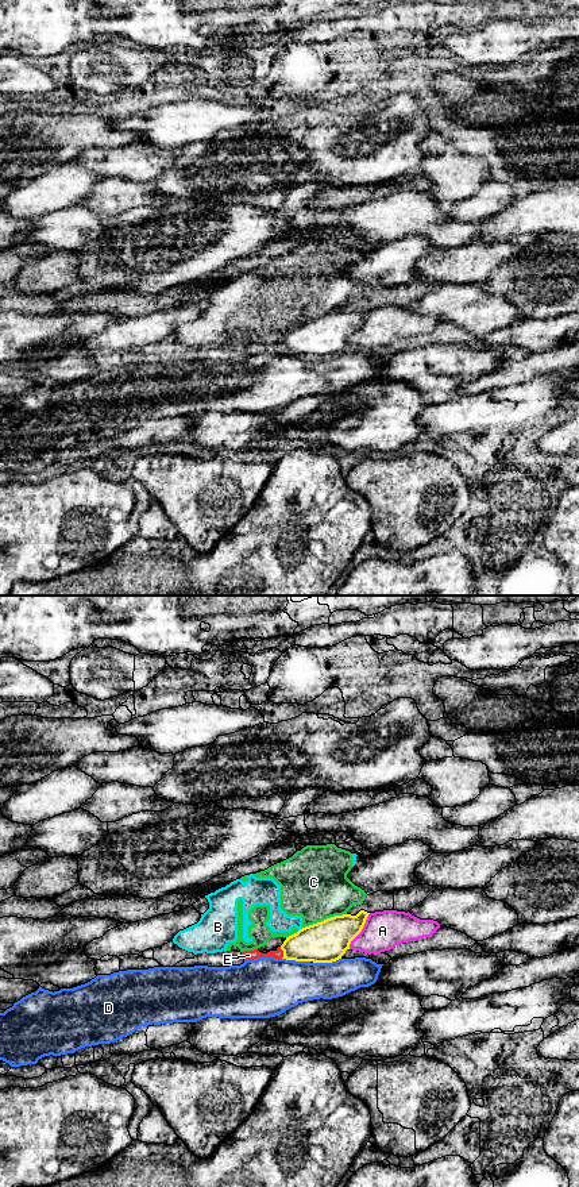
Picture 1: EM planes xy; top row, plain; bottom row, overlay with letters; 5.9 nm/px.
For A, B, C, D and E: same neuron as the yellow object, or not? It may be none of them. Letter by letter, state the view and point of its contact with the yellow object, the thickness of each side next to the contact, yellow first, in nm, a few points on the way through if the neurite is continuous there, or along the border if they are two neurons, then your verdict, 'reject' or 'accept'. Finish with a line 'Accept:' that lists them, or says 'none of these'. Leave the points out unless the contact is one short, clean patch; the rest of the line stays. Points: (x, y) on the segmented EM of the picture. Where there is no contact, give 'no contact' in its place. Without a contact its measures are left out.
A: xy (361, 931) | 240/220 nm | reject
B: xy (300, 929) | 240/120 nm | reject
C: xy (324, 920) | 240/400 nm | reject
D: xy (296, 960) | 240/360 nm | reject
E: xy (284, 952) | 240/60 nm | across xy (324, 941), (294, 947), (284, 952), (249, 955) | accept
Accept: E

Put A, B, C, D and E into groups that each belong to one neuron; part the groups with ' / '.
A / B C / D / E

